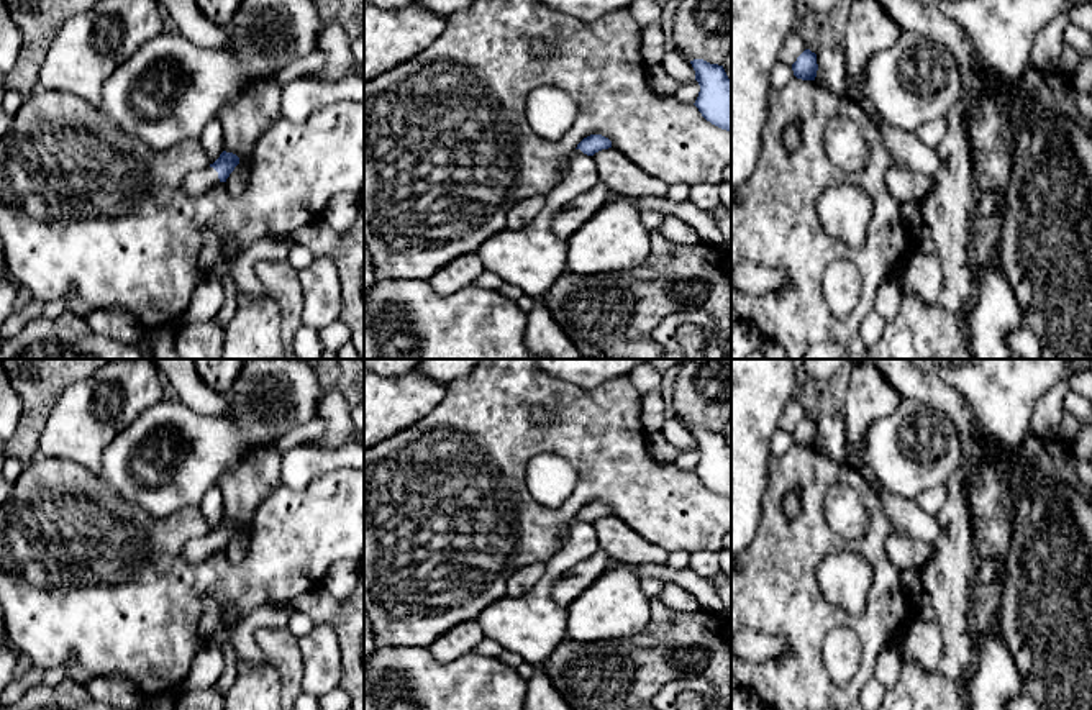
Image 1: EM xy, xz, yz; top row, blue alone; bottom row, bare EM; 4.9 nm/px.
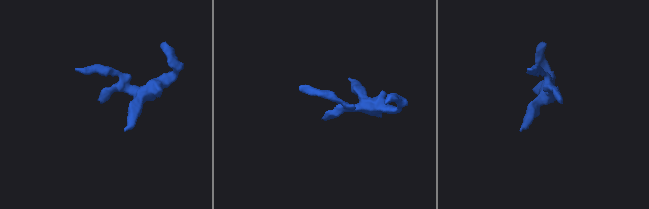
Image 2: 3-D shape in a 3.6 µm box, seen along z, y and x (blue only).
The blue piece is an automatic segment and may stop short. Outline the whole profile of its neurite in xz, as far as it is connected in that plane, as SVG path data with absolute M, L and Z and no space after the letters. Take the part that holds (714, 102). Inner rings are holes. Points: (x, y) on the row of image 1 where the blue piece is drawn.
M703 59L690 61L700 85L695 107L712 125L731 133L731 80L723 66Z

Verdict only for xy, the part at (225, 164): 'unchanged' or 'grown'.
grown

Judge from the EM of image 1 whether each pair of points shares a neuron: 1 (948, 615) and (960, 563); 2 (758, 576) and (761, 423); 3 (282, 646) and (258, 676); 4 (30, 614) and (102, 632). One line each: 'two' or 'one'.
1: one
2: two
3: two
4: one

